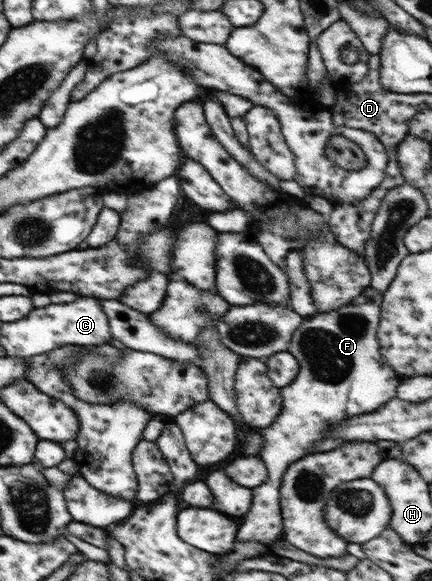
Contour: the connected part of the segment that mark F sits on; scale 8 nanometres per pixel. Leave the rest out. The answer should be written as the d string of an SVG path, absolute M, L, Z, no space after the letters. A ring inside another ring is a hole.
M371 287L366 288L348 306L306 318L300 324L300 328L294 332L288 352L292 352L298 358L300 374L294 378L294 382L290 382L286 388L282 387L280 390L284 402L284 406L280 410L280 418L276 418L276 422L272 426L262 430L266 446L260 448L260 458L266 462L266 468L270 466L270 476L268 476L268 482L264 482L262 486L252 490L252 494L254 494L254 502L250 508L252 512L248 512L244 516L244 522L238 528L238 542L258 542L258 544L264 544L264 548L276 548L276 544L280 544L280 540L284 540L278 490L280 490L282 476L288 470L288 466L313 453L310 448L314 448L316 442L326 438L326 436L318 436L318 434L328 432L332 426L340 426L344 420L348 420L352 416L368 415L396 396L396 388L403 378L396 374L394 368L388 365L386 359L382 357L377 337L382 302L382 293Z

